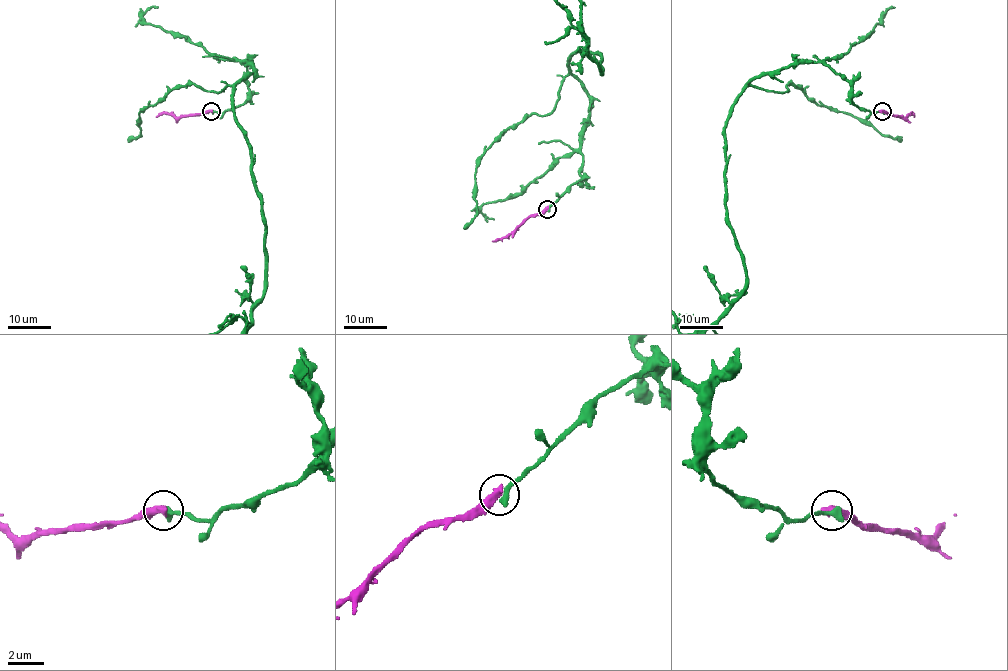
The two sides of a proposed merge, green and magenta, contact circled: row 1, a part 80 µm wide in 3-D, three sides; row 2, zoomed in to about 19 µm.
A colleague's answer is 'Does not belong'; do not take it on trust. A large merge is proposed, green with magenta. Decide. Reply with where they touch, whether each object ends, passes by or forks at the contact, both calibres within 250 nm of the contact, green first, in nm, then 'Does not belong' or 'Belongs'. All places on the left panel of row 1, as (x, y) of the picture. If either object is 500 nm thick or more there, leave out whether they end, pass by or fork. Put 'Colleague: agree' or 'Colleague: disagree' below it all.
Place: (211, 111). Thickness 400 nm (green) against 500 nm. Does not belong
Colleague: agree

